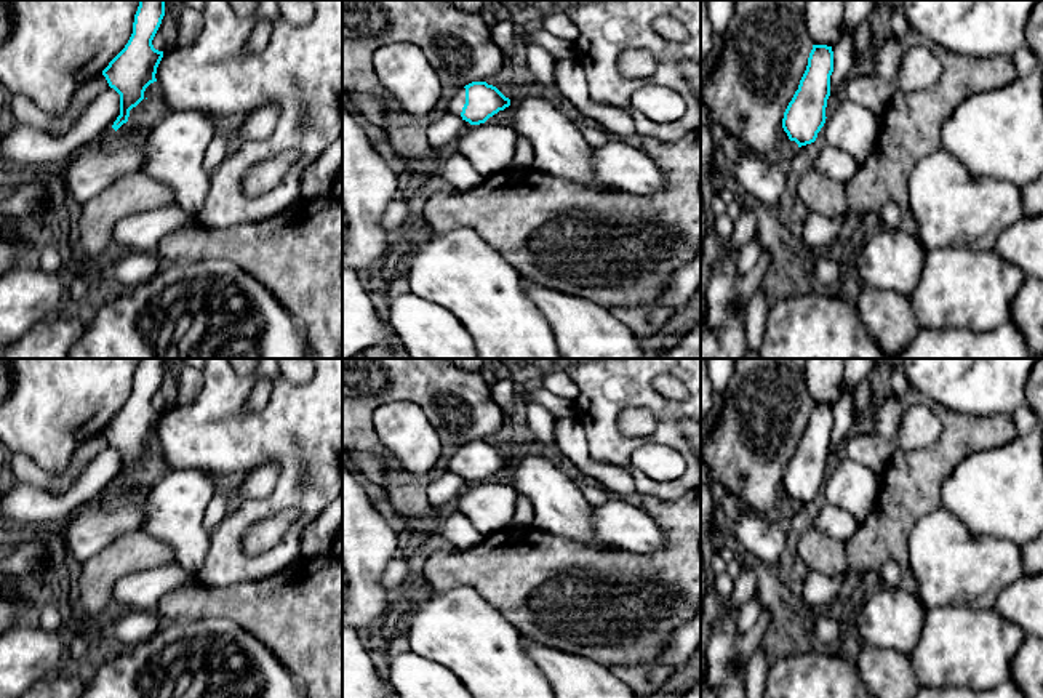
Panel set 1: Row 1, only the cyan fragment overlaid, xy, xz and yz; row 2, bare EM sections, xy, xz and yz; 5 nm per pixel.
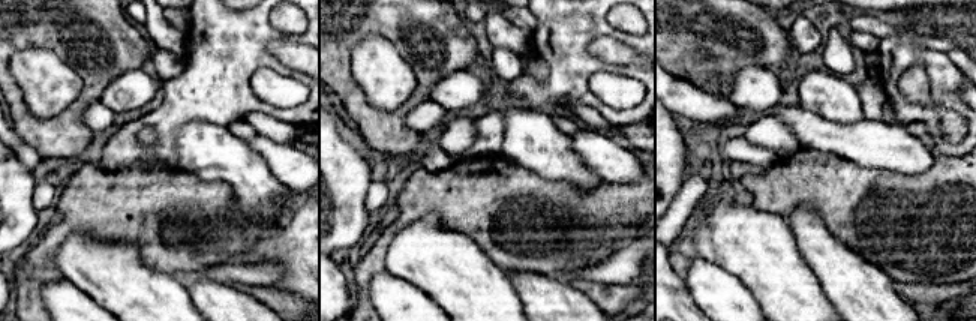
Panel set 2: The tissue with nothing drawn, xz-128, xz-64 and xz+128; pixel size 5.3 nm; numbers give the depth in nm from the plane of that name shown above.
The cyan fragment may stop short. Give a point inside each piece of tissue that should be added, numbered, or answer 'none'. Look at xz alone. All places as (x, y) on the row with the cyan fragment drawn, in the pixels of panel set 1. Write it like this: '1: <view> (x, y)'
1: xz (458, 100)

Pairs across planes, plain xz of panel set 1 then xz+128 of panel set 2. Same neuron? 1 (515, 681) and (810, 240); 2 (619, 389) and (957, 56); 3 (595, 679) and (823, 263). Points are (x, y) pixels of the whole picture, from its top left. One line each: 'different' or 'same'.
1: different
2: different
3: same

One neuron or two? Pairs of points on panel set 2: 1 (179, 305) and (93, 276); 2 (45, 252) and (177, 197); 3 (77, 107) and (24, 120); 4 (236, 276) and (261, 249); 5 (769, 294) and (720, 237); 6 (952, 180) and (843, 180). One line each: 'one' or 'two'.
1: one
2: one
3: one
4: two
5: one
6: one

